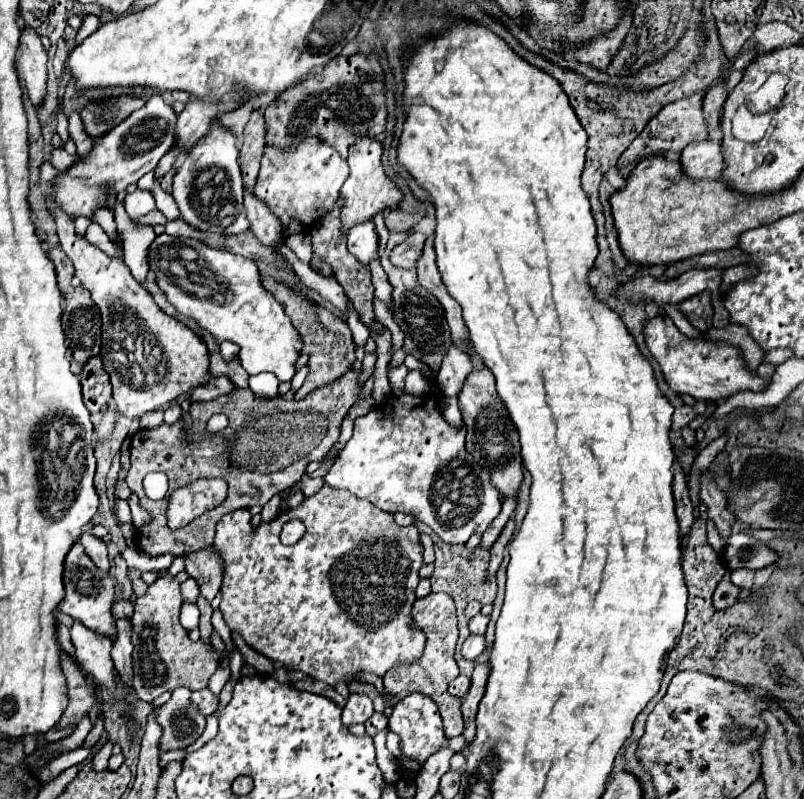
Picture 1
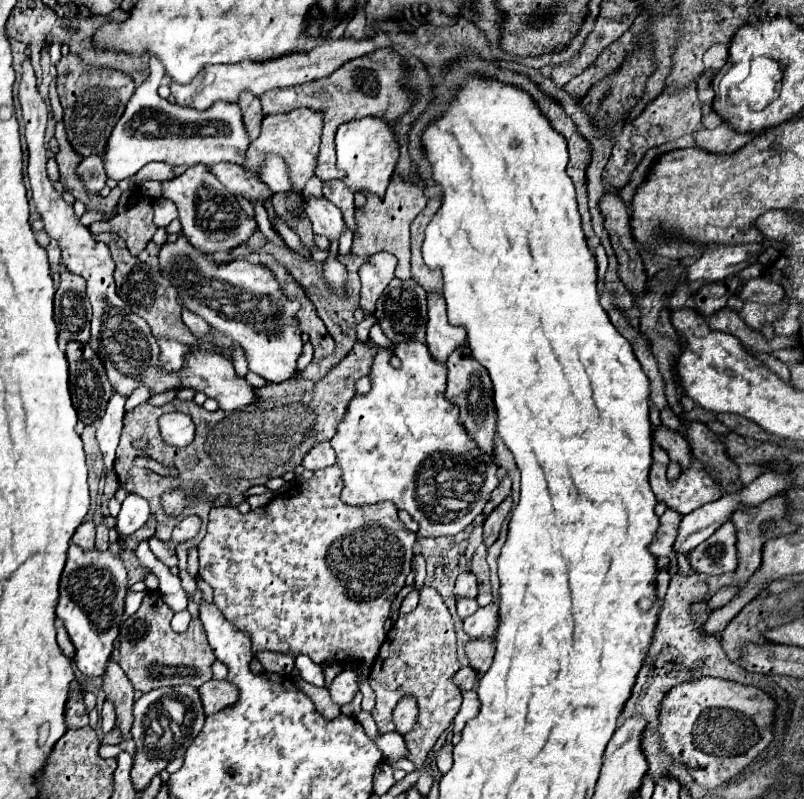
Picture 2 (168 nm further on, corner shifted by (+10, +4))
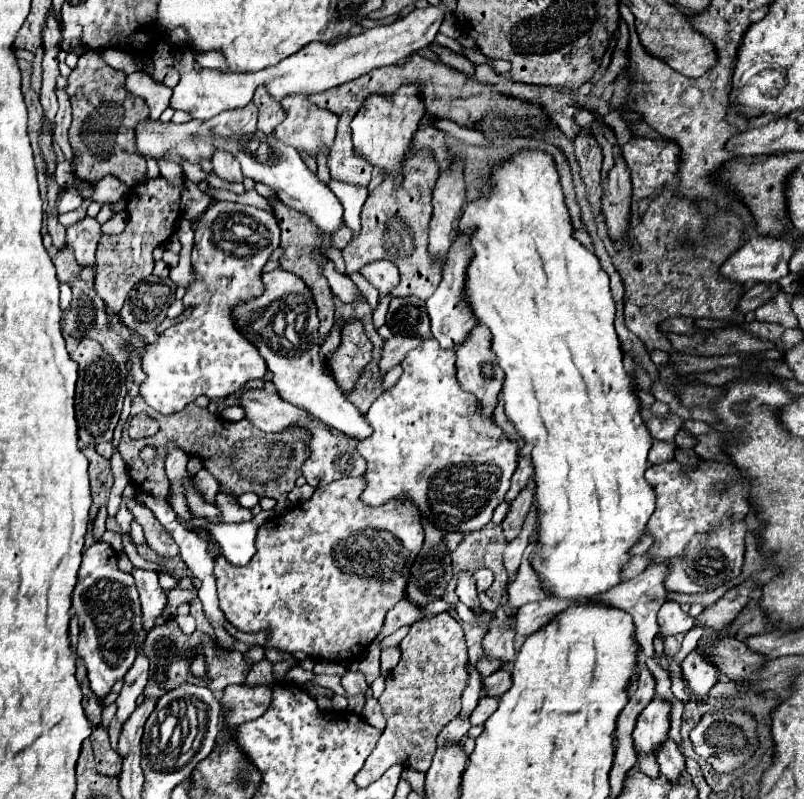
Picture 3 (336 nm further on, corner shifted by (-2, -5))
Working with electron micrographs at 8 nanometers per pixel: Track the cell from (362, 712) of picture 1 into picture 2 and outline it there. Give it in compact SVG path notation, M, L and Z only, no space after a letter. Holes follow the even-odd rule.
M344 670L344 672L340 672L340 674L334 678L334 682L328 686L328 690L330 690L332 700L334 700L338 706L348 704L348 702L354 698L354 694L358 692L358 674L356 674L354 670Z

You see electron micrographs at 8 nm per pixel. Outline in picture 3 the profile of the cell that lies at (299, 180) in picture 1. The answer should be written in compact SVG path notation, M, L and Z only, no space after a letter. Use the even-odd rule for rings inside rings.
M286 97L280 101L286 119L276 127L274 137L292 145L300 153L318 157L320 149L330 149L336 137L338 115L328 109L320 109L308 101L308 97Z

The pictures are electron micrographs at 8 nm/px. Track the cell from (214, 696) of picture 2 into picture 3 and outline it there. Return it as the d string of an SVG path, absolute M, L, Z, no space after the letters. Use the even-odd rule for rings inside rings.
M230 685L222 693L222 719L228 725L242 725L258 719L270 705L270 687Z

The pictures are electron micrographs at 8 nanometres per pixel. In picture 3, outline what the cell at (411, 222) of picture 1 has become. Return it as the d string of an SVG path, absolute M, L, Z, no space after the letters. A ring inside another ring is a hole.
M420 149L408 151L408 161L404 161L402 169L404 183L400 189L392 185L392 181L382 181L366 199L362 209L362 231L356 241L352 241L346 249L342 249L346 261L346 275L358 273L364 265L388 259L400 269L400 285L392 291L396 297L416 295L420 299L428 299L436 287L440 285L440 269L432 265L432 257L428 257L428 223L432 217L432 191L438 179L438 163L434 161L432 151Z

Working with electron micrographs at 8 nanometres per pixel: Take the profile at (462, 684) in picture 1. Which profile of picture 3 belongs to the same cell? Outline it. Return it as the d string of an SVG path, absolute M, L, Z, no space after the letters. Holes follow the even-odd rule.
M500 669L494 671L488 677L482 677L482 689L488 697L500 697L502 693L506 693L510 689L510 671L508 669Z

